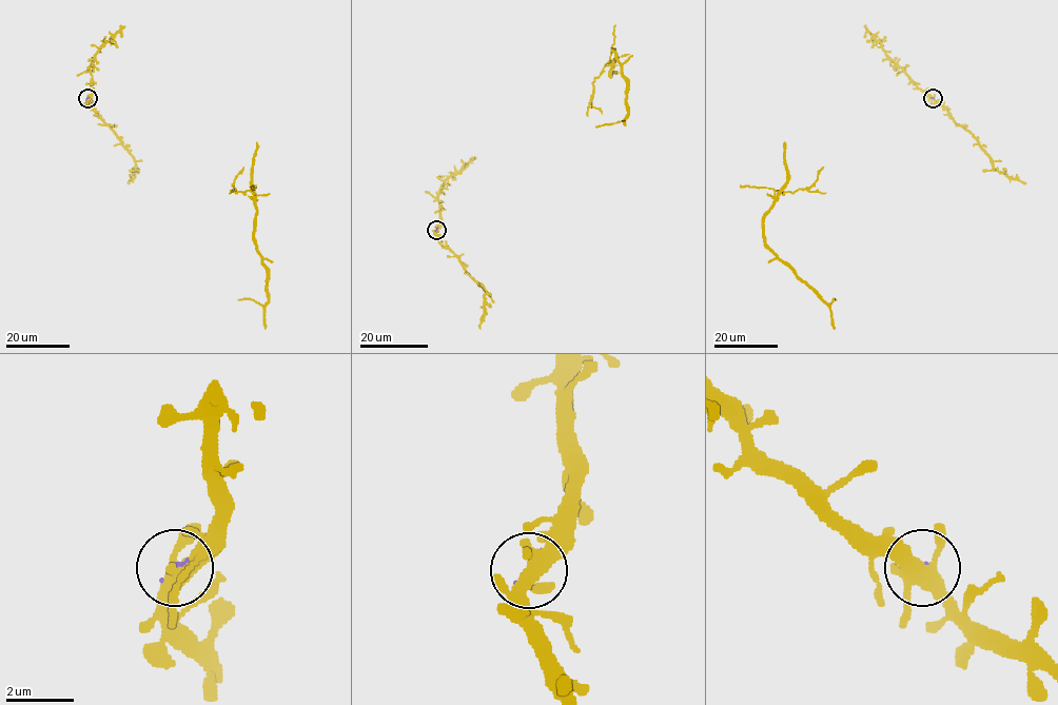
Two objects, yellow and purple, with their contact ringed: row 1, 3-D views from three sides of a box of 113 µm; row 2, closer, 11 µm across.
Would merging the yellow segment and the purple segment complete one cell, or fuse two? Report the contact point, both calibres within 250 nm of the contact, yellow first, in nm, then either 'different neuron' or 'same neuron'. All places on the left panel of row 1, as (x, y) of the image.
place (87, 98); calibres 400 and 100 nm; different neuron

